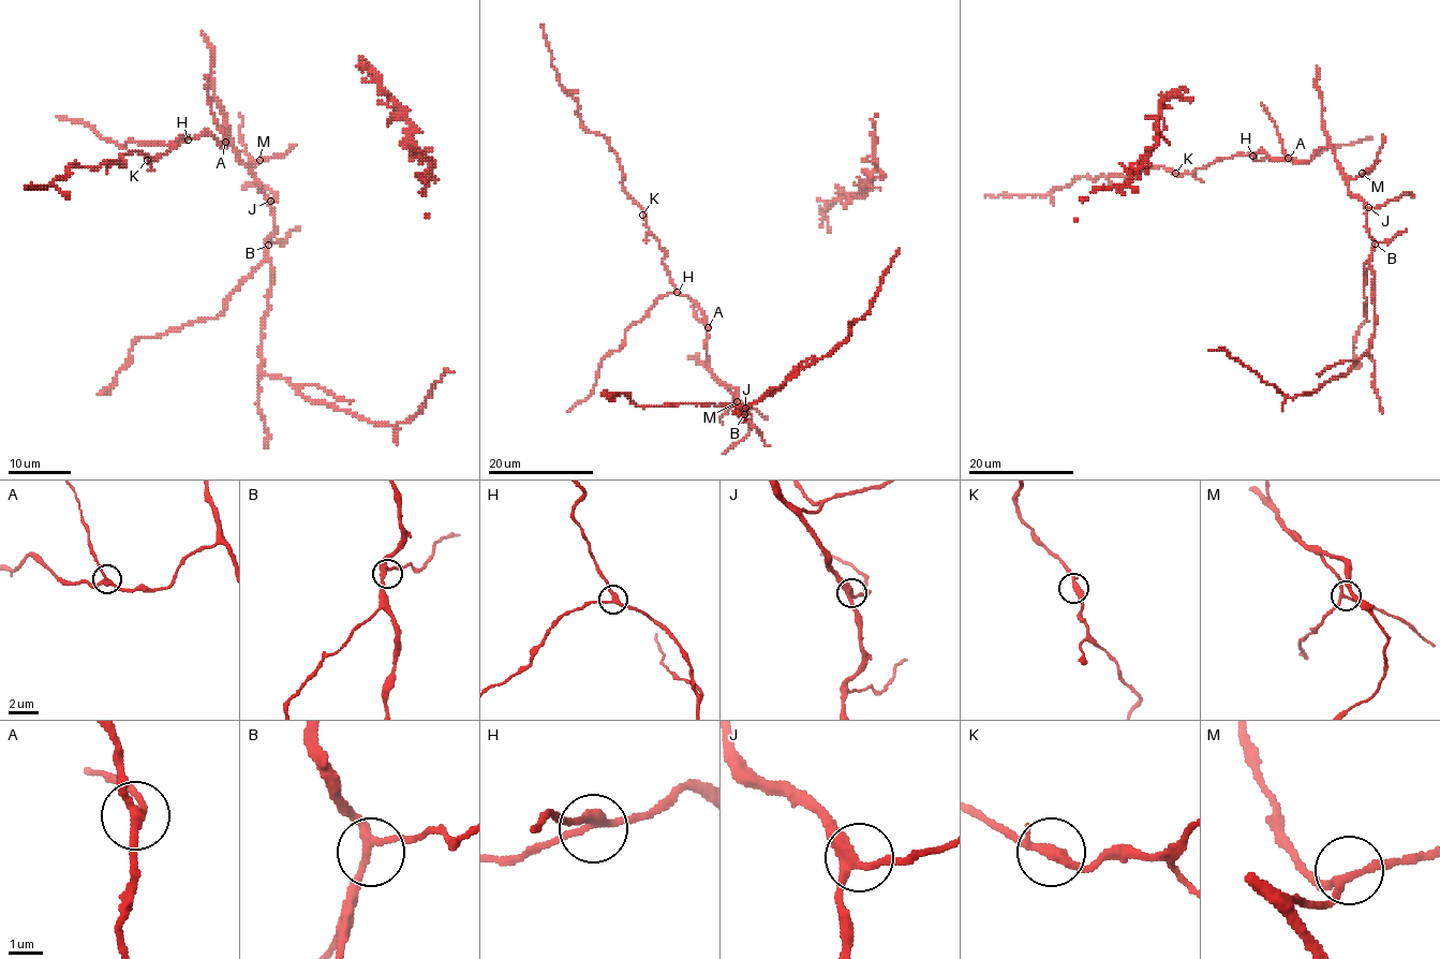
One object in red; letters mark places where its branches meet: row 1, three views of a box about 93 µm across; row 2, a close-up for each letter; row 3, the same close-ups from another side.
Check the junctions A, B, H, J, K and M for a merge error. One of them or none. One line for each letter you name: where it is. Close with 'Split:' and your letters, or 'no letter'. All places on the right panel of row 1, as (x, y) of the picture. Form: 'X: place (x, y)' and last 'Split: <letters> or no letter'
A: place (1288, 158)
Split: A

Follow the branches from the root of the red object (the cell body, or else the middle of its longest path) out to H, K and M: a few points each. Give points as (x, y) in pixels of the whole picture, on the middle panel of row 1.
H: (743, 413), (750, 407), (709, 368), (704, 313), (677, 292)
K: (743, 413), (750, 407), (709, 368), (704, 313), (676, 289), (663, 262), (667, 252), (648, 231), (642, 215)
M: (743, 413), (750, 407), (728, 387), (737, 401)

